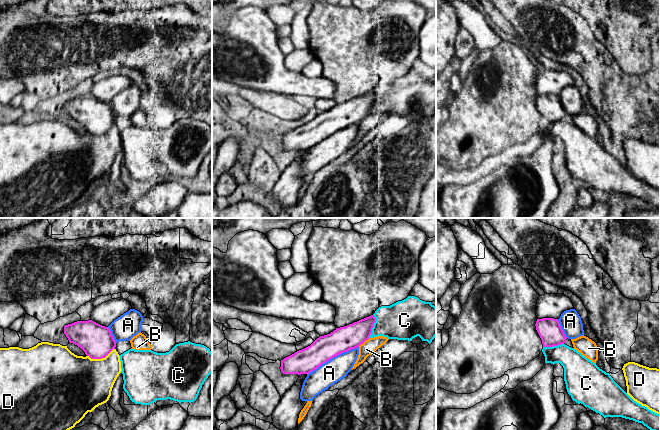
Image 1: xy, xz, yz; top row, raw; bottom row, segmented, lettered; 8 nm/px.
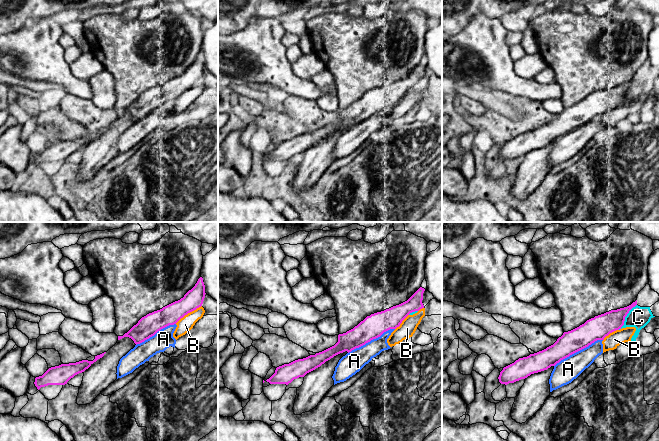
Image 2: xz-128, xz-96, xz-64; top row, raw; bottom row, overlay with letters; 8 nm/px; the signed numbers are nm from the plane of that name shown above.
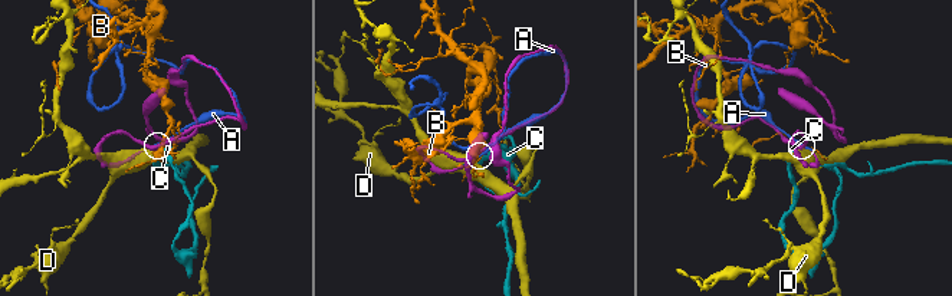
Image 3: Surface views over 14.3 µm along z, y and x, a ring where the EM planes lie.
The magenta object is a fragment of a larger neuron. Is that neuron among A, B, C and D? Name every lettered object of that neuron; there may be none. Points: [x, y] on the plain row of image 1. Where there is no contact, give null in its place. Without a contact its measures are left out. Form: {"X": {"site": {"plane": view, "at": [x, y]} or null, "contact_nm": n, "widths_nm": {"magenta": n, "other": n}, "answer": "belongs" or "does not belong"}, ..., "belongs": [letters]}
{"A": {"site": {"plane": "xz", "at": [332, 133]}, "contact_nm": 480, "widths_nm": {"magenta": 200, "other": 190}, "answer": "belongs"}, "B": {"site": {"plane": "xz", "at": [363, 118]}, "contact_nm": 120, "widths_nm": {"magenta": 200, "other": 120}, "answer": "does not belong"}, "C": {"site": {"plane": "xz", "at": [372, 102]}, "contact_nm": 200, "widths_nm": {"magenta": 190, "other": 300}, "answer": "does not belong"}, "D": {"site": {"plane": "xy", "at": [100, 134]}, "contact_nm": 240, "widths_nm": {"magenta": 260, "other": 420}, "answer": "does not belong"}, "belongs": ["A"]}

